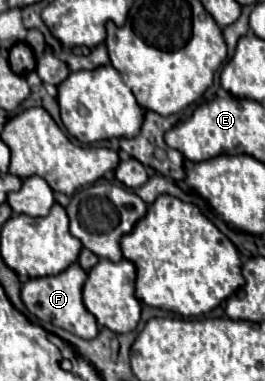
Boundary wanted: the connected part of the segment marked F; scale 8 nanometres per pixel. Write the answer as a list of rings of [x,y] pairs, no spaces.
[[[74,263],[66,271],[52,275],[52,277],[38,277],[38,279],[28,279],[22,285],[22,301],[28,307],[32,315],[36,315],[42,321],[50,321],[56,327],[62,327],[82,339],[94,339],[98,335],[98,321],[96,317],[84,307],[82,301],[82,285],[86,281],[86,271]]]

